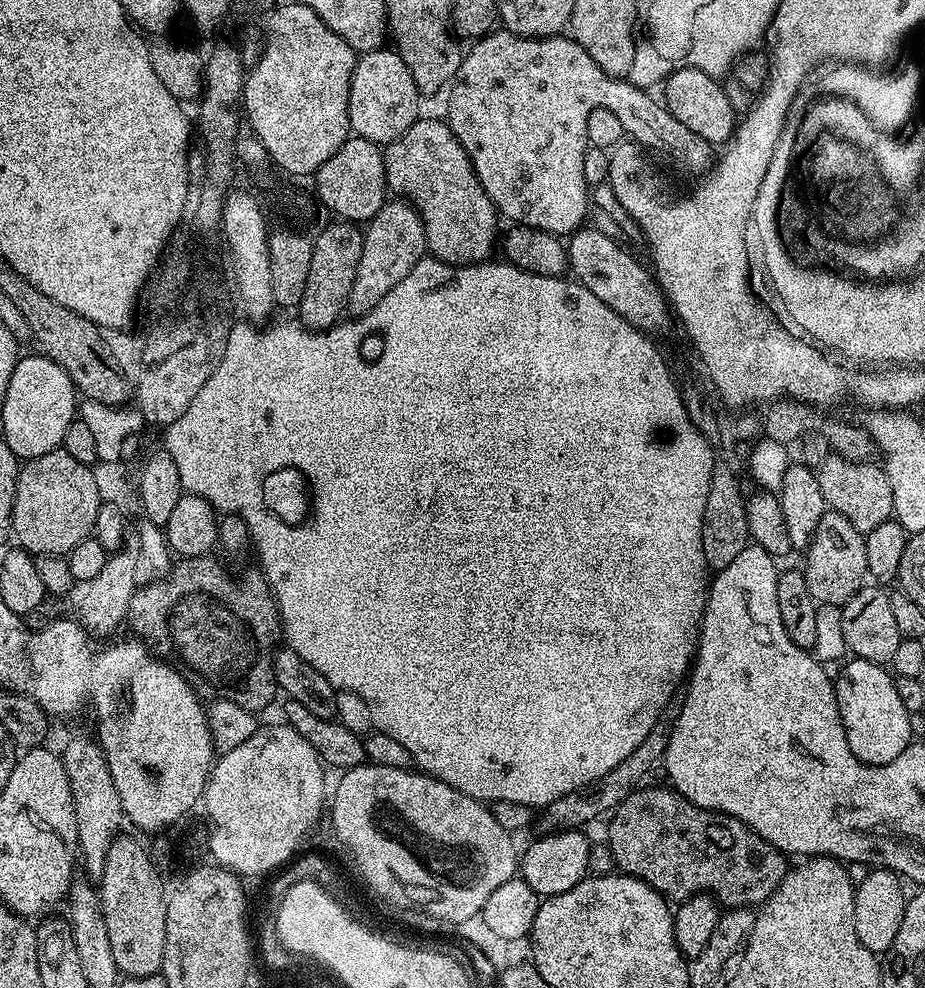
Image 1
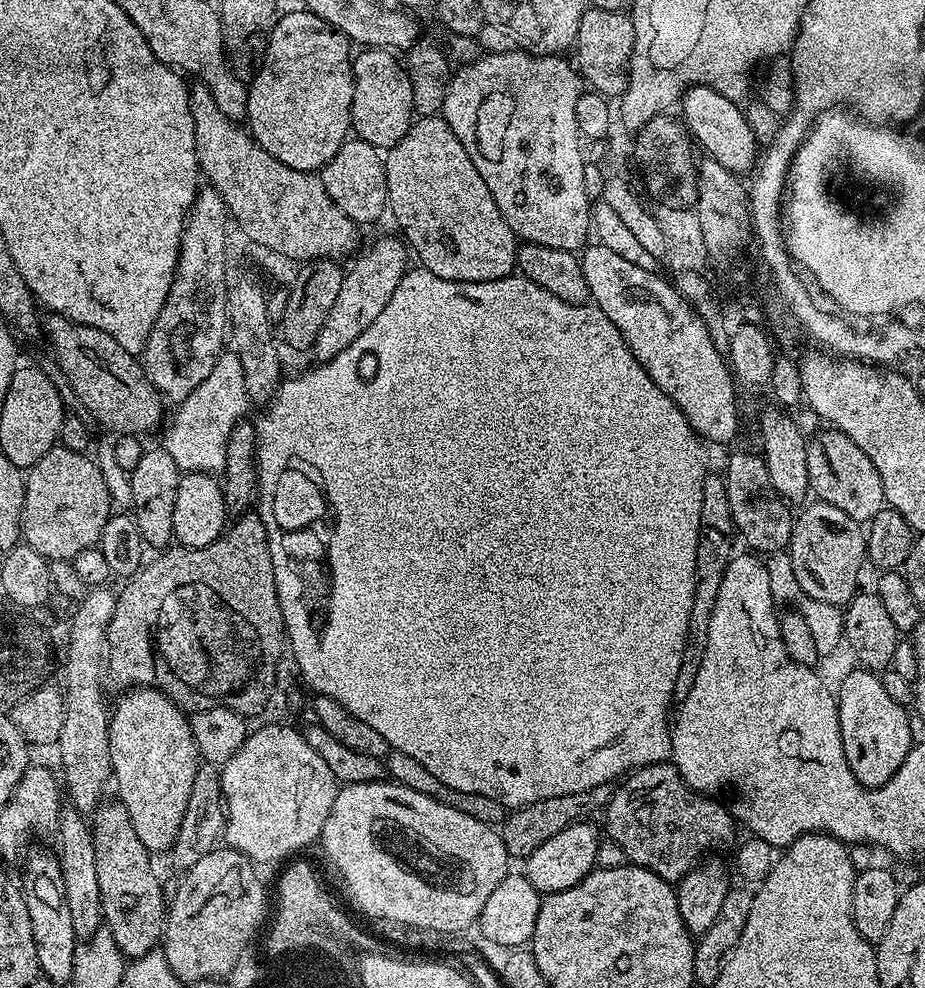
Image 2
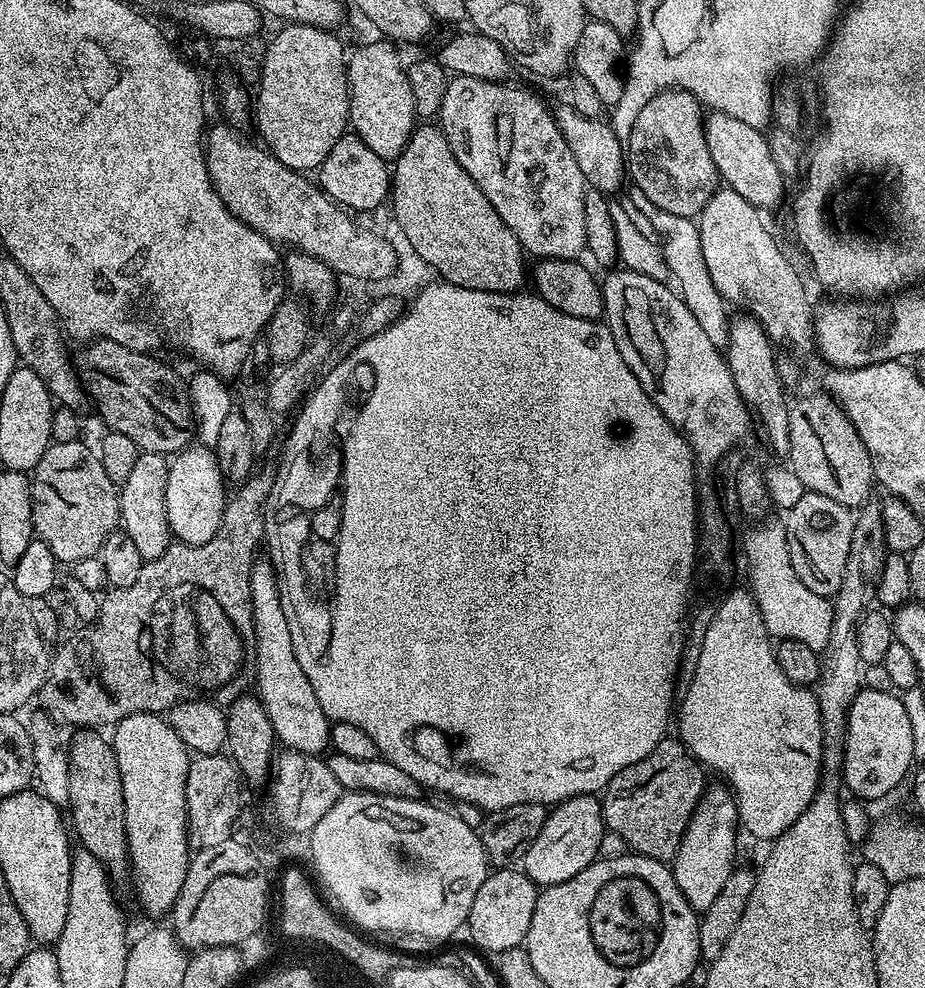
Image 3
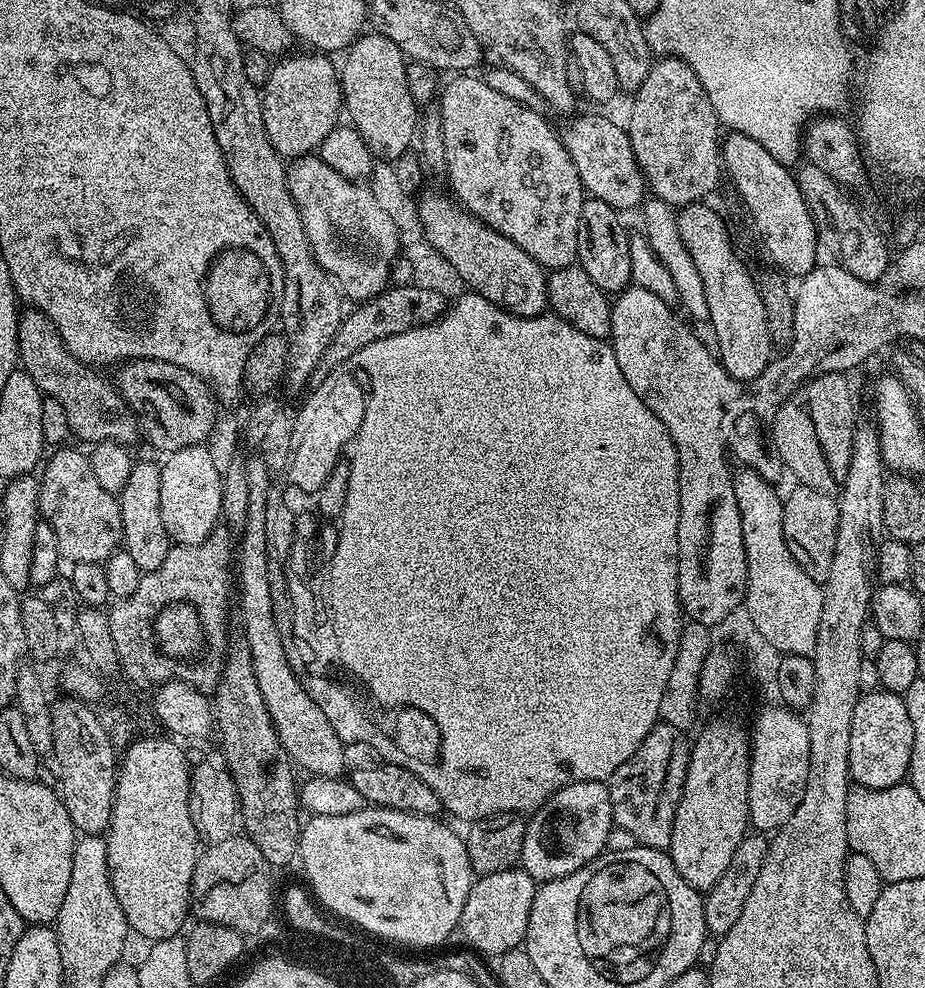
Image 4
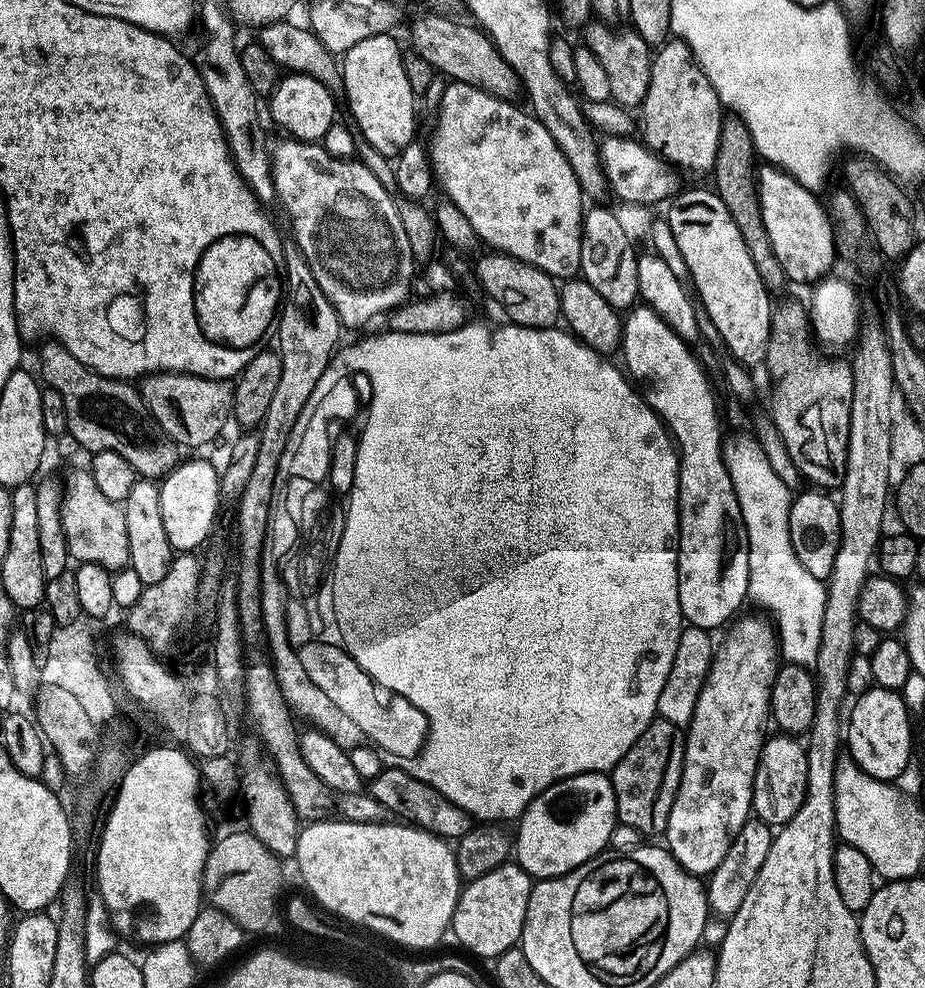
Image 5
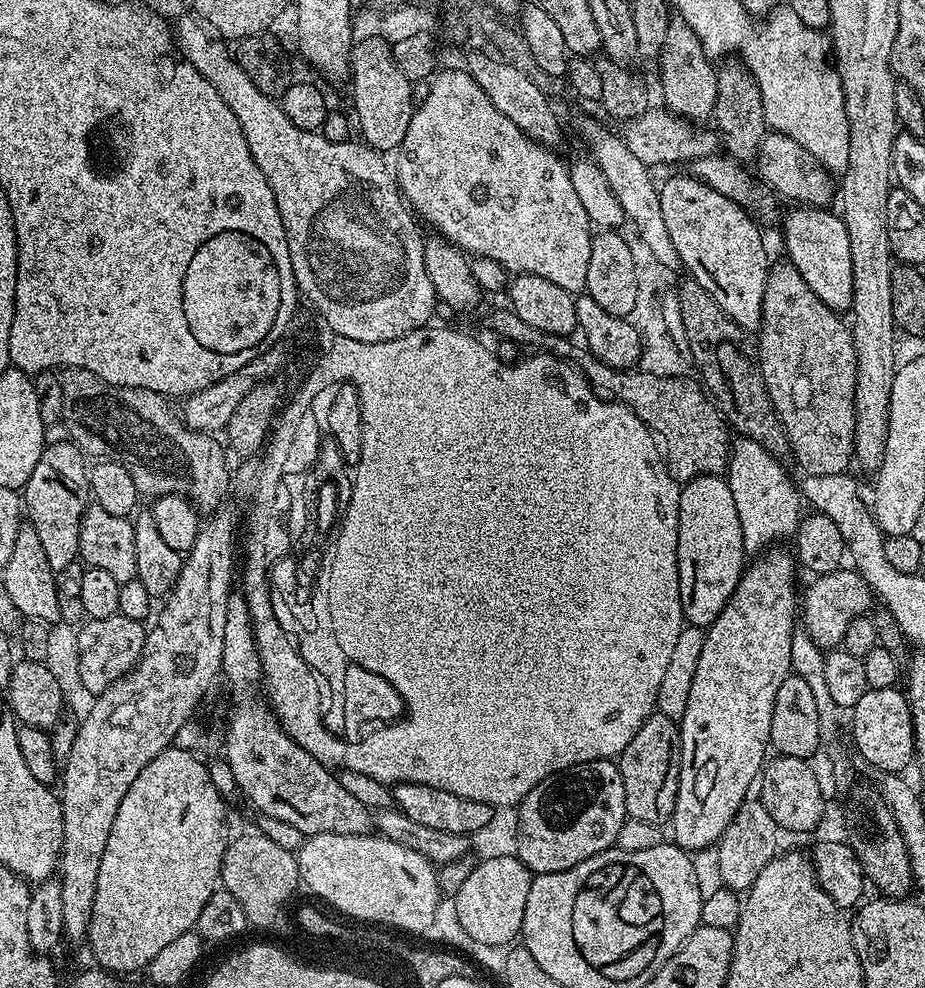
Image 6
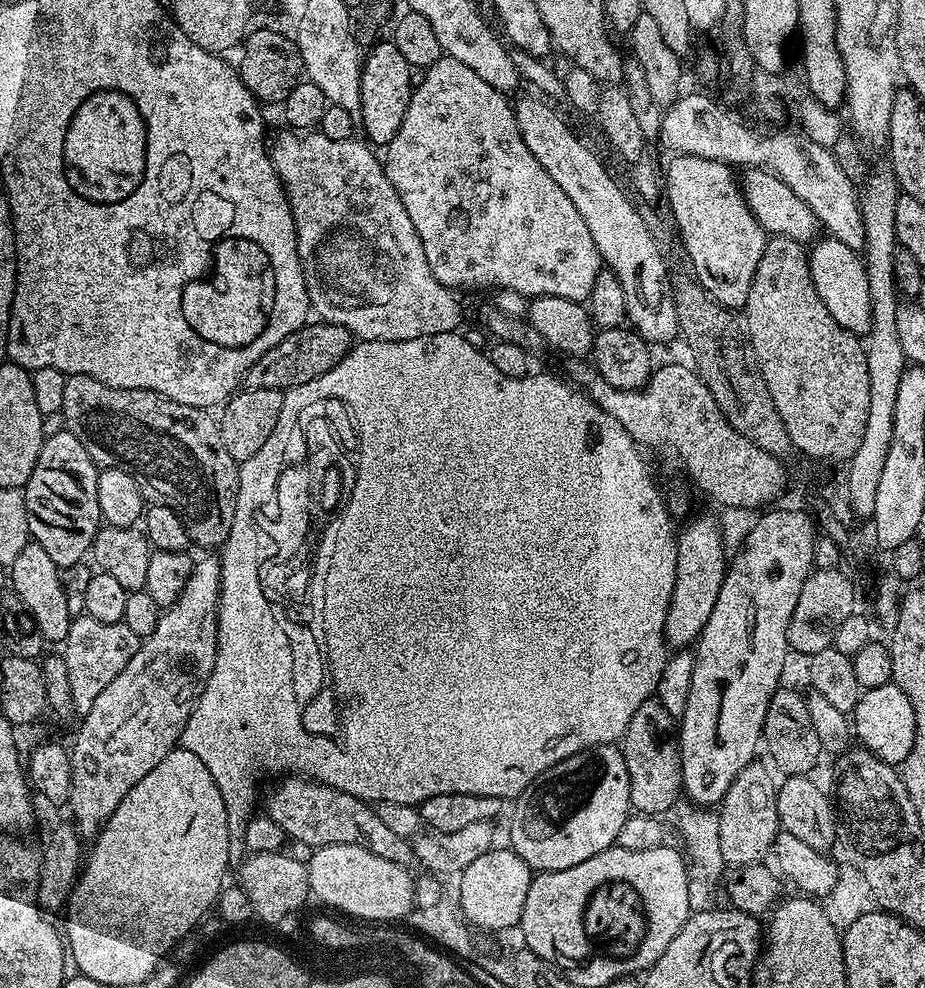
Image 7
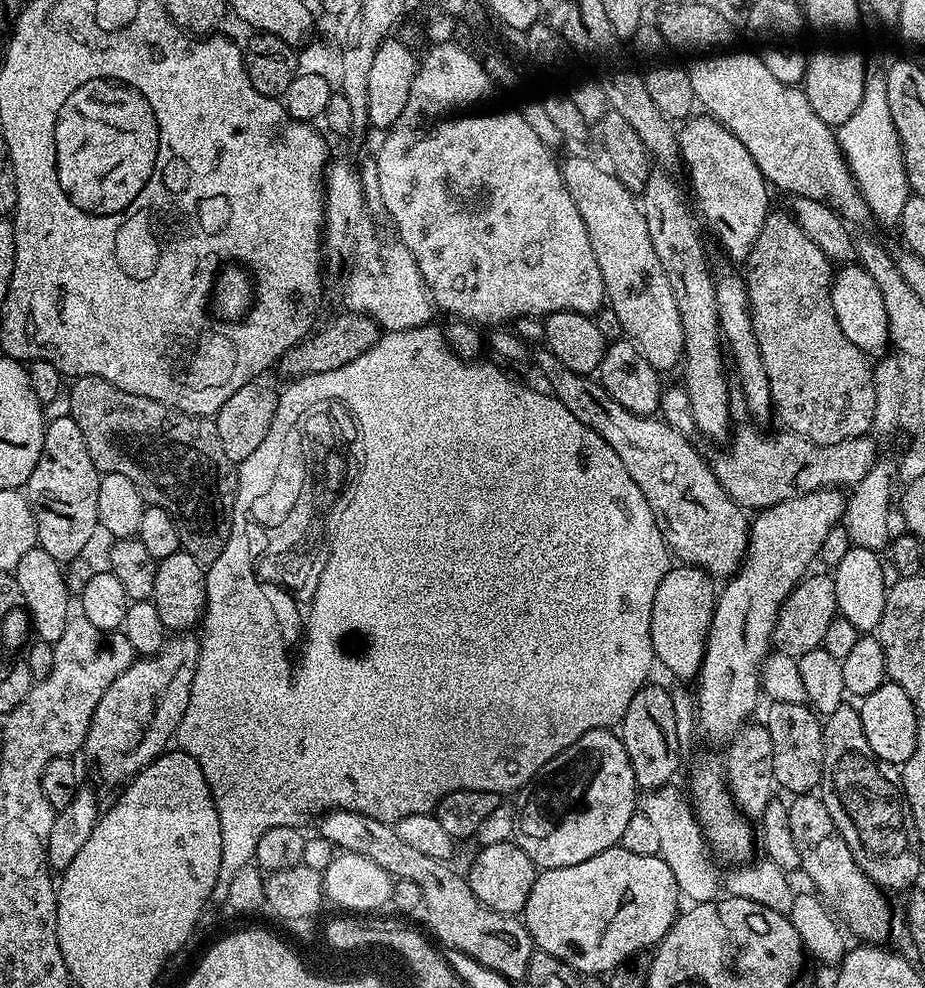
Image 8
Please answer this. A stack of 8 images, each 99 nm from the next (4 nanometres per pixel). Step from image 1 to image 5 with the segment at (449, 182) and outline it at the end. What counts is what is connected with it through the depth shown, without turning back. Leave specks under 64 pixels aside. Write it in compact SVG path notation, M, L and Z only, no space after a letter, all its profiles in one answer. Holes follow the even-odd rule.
M488 254L476 266L476 276L480 284L493 296L500 300L509 321L521 328L550 328L561 319L560 290L557 281L547 276L542 270L530 266L513 256Z

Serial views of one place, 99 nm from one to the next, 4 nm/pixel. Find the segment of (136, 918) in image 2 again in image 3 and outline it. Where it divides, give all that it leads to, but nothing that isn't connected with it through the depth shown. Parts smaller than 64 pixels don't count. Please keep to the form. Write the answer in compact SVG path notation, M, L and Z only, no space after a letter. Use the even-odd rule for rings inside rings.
M80 730L77 731L77 736L73 738L72 745L69 743L66 748L66 757L68 760L68 768L69 768L69 798L71 800L70 803L70 811L72 810L72 820L70 816L70 824L74 829L74 836L76 836L80 841L78 841L79 847L85 848L102 864L104 868L110 873L111 879L113 881L120 880L129 875L130 872L130 861L128 858L128 839L126 838L126 814L124 813L124 795L122 794L122 774L118 770L118 762L116 761L116 755L114 754L114 750L109 744L107 739L104 740L99 735L101 734L96 730Z

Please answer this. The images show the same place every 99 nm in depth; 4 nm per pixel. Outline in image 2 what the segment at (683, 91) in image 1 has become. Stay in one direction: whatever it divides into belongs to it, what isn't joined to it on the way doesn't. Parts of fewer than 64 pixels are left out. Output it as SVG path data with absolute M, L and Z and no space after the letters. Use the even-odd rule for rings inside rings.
M693 84L678 101L679 115L693 141L705 148L711 159L722 162L726 170L737 174L751 173L758 163L758 141L750 122L746 122L744 109L737 101L718 94L710 86Z

